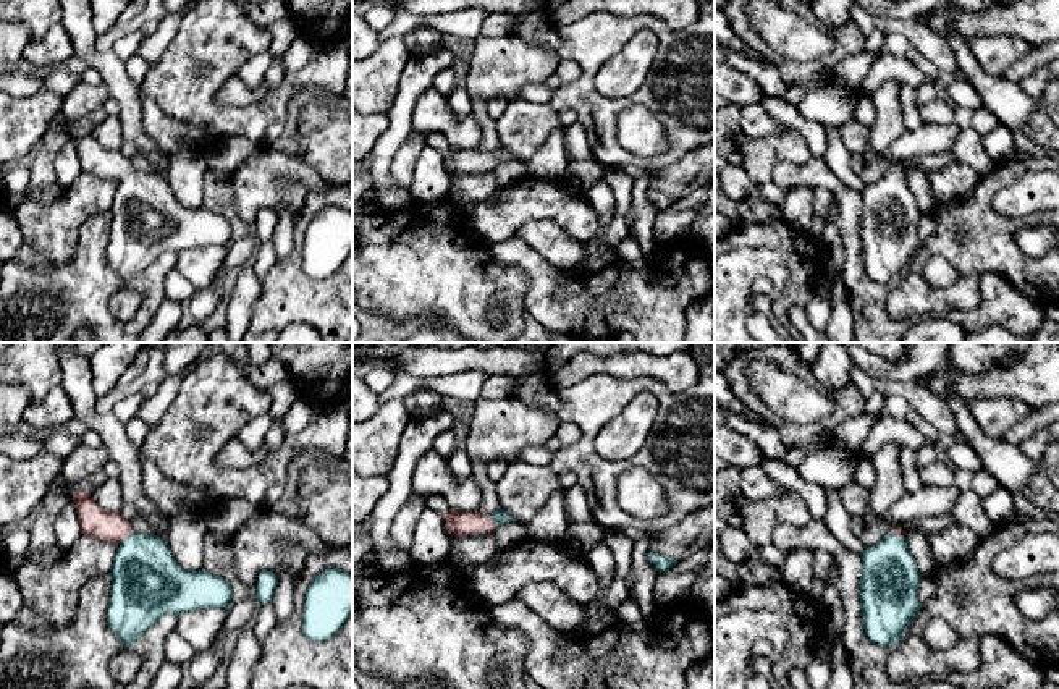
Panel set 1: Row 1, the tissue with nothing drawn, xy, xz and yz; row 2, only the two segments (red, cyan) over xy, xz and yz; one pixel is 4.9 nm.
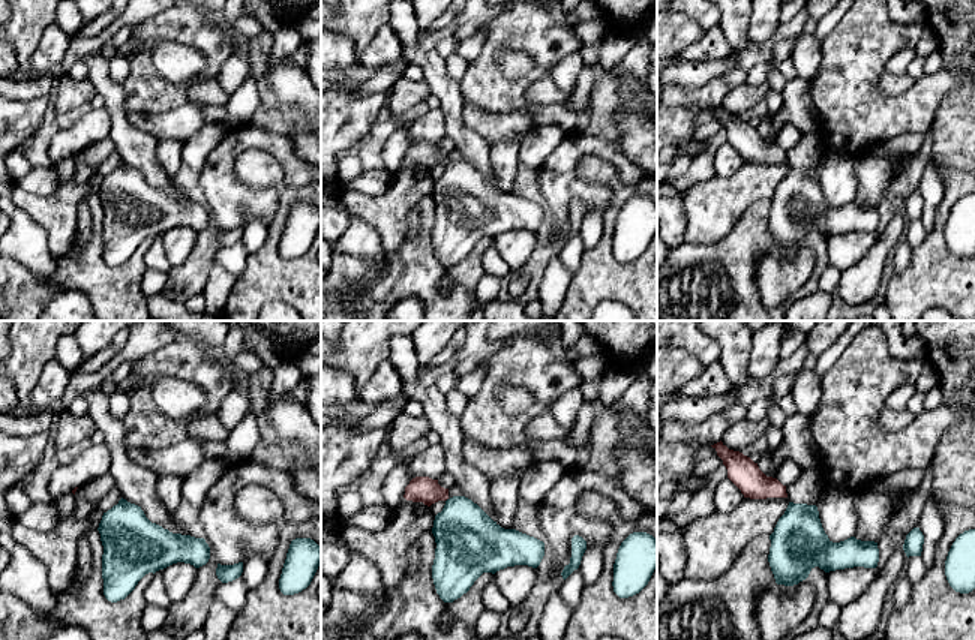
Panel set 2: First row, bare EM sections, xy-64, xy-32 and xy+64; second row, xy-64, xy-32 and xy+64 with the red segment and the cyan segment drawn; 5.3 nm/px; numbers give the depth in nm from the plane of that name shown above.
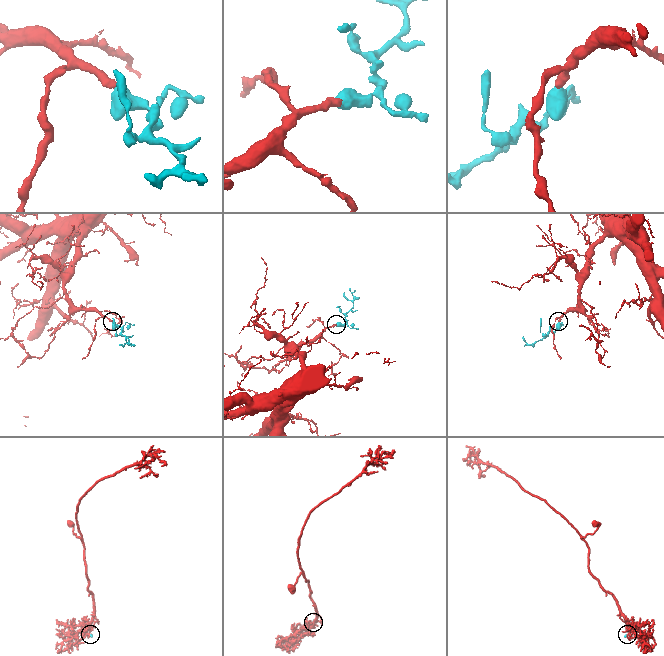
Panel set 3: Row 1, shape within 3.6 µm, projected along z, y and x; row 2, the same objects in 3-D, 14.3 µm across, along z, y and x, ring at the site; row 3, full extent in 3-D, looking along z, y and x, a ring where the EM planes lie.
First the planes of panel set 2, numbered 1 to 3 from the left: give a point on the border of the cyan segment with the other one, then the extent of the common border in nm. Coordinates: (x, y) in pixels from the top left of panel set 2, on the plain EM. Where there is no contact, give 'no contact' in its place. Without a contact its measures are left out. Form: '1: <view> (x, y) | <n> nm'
1: no contact
2: no contact
3: no contact

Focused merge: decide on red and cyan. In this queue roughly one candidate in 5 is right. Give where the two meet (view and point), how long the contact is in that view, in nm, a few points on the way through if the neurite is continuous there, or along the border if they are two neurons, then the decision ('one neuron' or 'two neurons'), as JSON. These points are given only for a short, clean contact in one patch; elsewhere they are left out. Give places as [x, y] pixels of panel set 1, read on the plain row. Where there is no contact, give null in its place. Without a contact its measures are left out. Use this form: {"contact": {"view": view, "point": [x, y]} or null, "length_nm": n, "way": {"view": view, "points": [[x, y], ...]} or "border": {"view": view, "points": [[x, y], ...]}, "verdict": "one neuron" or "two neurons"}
{"contact": {"view": "xy", "point": [125, 175]}, "length_nm": 90, "way": {"view": "xy", "points": [[105, 164], [115, 165], [125, 175], [143, 199], [146, 219]]}, "verdict": "one neuron"}

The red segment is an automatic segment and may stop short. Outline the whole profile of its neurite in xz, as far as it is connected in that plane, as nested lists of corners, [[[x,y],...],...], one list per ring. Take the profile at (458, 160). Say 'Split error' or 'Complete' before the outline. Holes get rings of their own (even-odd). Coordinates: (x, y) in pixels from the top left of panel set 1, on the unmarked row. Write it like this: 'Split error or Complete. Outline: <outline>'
Split error. Outline: [[[501,146],[492,154],[479,149],[466,150],[449,147],[443,152],[443,157],[446,159],[448,171],[453,173],[493,171],[500,162],[517,159]]]

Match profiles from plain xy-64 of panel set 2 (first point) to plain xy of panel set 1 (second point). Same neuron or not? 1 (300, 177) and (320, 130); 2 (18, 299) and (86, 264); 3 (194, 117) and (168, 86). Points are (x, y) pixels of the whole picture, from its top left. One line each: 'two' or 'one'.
1: two
2: one
3: two

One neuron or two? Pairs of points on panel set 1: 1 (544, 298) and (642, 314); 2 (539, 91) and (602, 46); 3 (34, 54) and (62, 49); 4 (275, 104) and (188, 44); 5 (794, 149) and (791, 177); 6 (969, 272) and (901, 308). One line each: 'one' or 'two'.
1: one
2: two
3: one
4: one
5: two
6: one

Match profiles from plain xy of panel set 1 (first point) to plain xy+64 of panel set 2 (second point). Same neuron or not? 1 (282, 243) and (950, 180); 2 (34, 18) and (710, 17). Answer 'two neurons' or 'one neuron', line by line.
1: two neurons
2: one neuron

